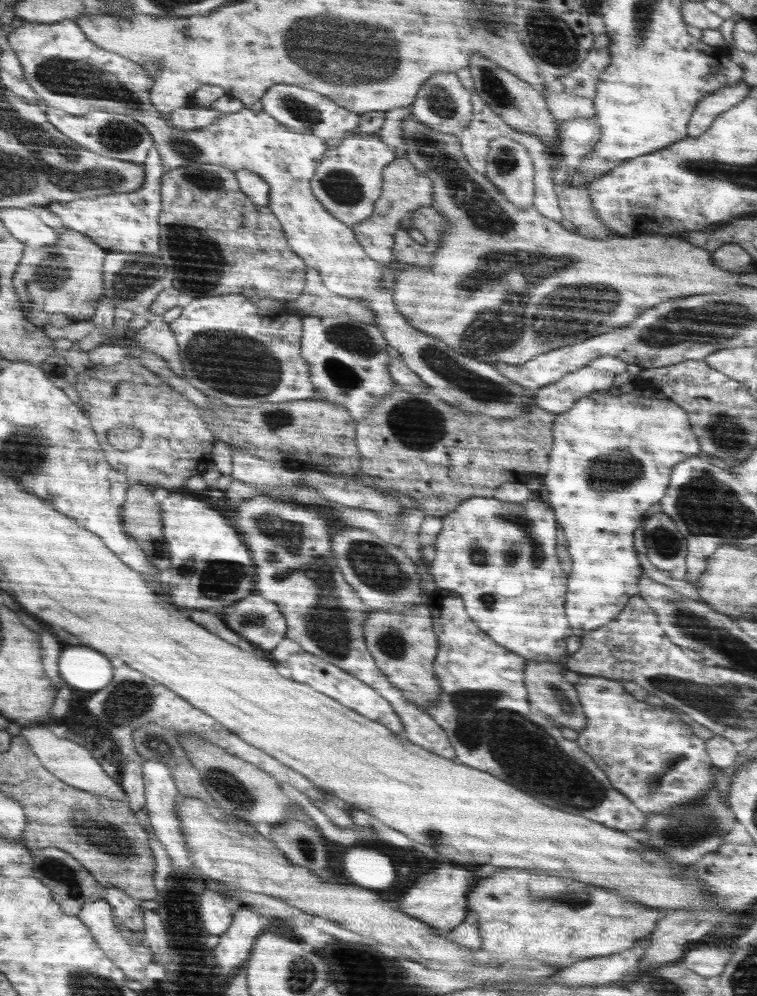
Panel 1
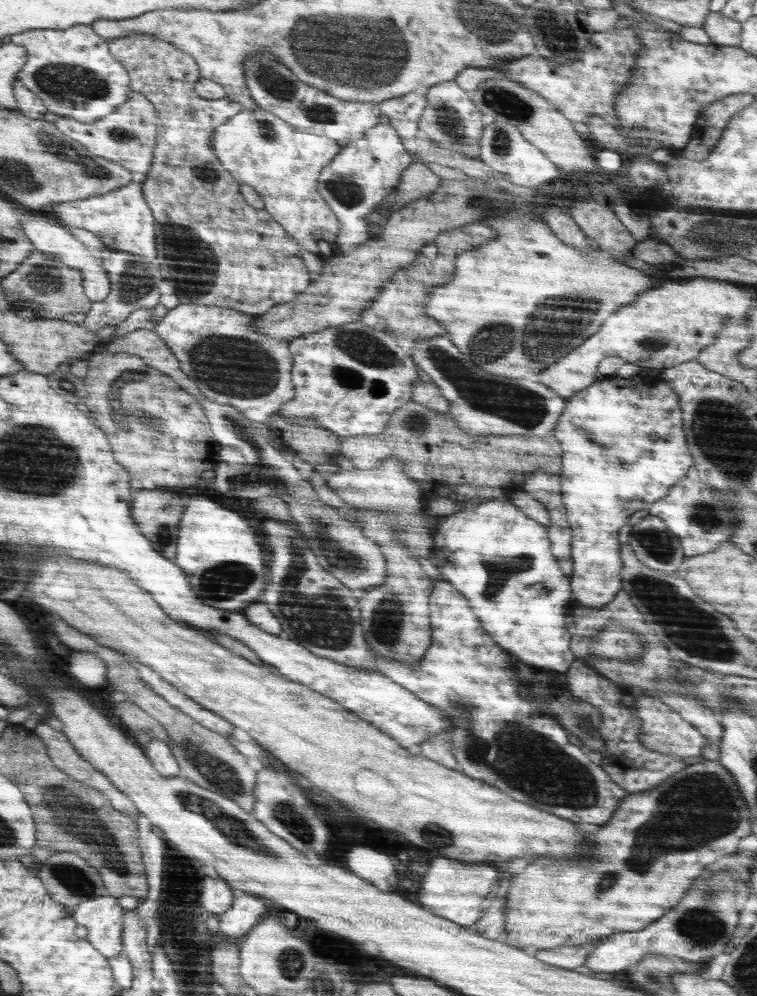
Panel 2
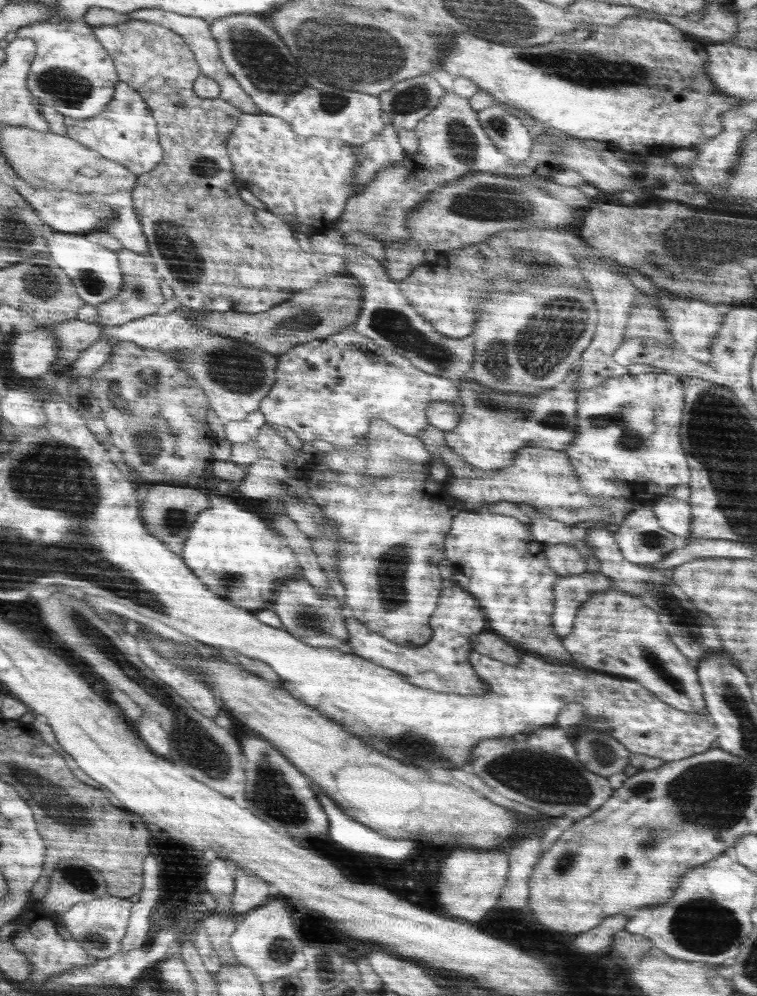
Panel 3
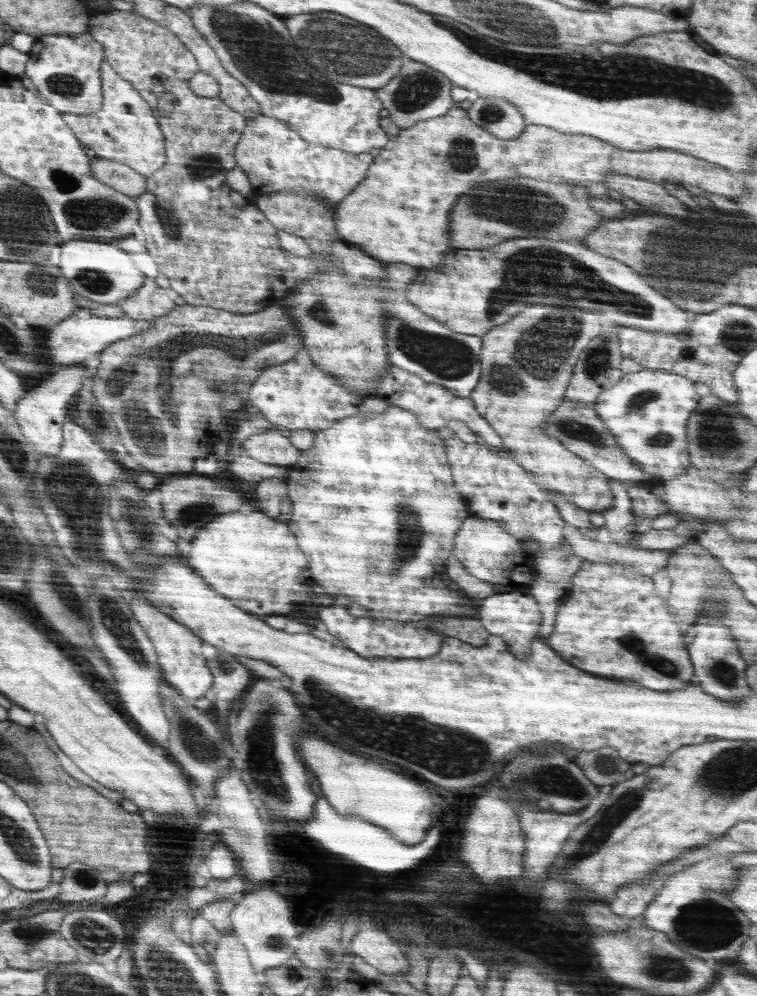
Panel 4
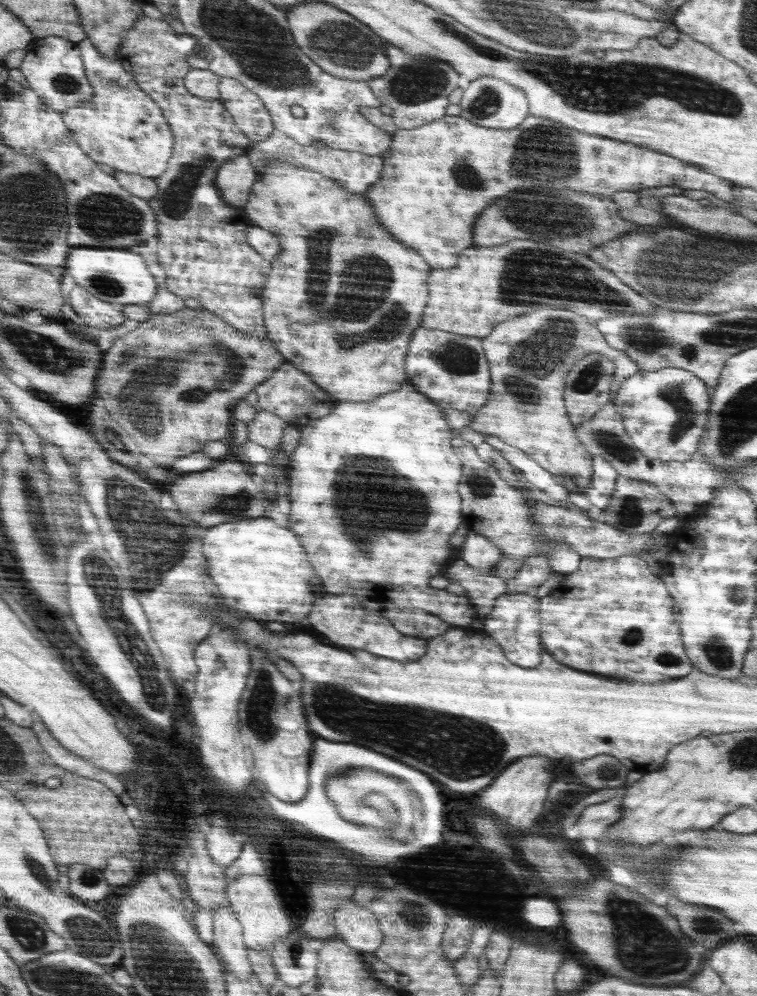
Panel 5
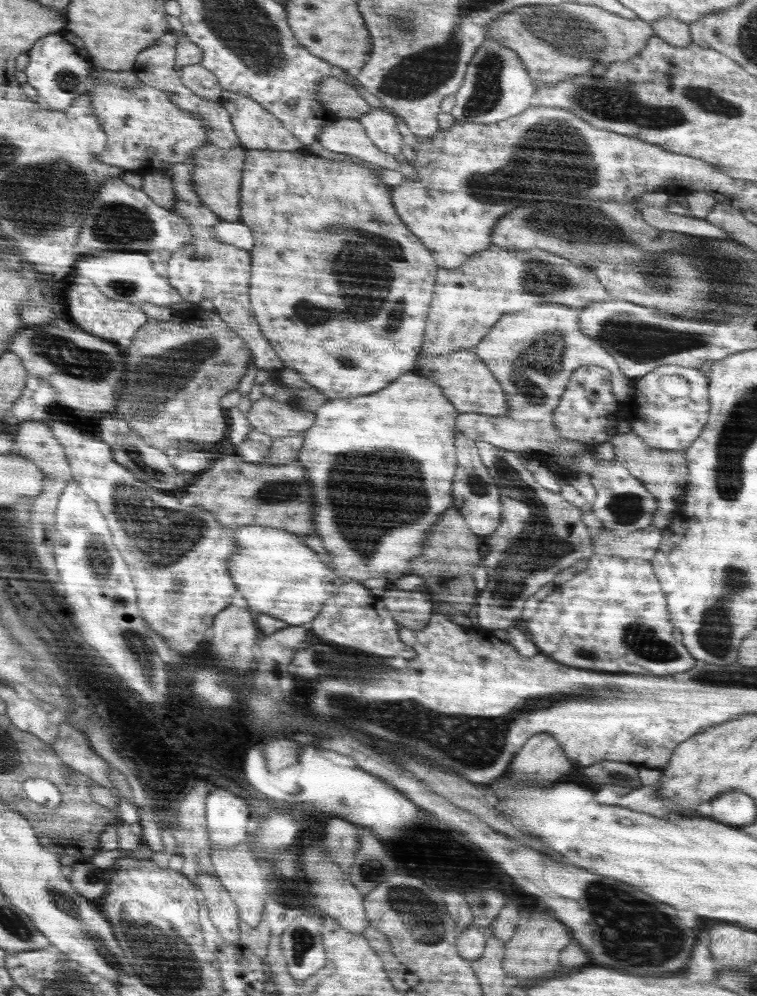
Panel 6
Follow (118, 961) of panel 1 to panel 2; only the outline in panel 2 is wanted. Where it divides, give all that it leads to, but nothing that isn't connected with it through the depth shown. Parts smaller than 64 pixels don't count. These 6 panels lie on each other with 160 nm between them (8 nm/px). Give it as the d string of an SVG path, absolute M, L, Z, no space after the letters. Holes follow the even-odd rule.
M108 894L80 902L72 916L77 925L86 927L85 939L109 958L123 950L125 911L117 898Z

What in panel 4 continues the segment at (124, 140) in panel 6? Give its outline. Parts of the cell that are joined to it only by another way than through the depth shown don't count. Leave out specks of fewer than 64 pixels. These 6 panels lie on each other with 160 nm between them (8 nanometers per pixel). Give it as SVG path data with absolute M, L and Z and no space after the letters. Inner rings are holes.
M107 61L102 66L102 83L104 102L100 110L81 115L65 113L65 123L73 129L81 144L94 150L99 158L128 165L145 177L160 171L168 162L168 154L165 152L165 135L153 109L130 85L129 80L118 76Z

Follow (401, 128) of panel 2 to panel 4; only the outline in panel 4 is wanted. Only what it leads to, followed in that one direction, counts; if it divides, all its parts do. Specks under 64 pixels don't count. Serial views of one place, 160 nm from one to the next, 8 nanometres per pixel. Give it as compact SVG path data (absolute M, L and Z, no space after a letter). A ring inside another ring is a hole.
M411 59L404 61L404 66L380 90L375 90L383 108L388 110L389 118L400 128L410 128L421 120L444 116L455 104L451 98L452 82L438 70Z

